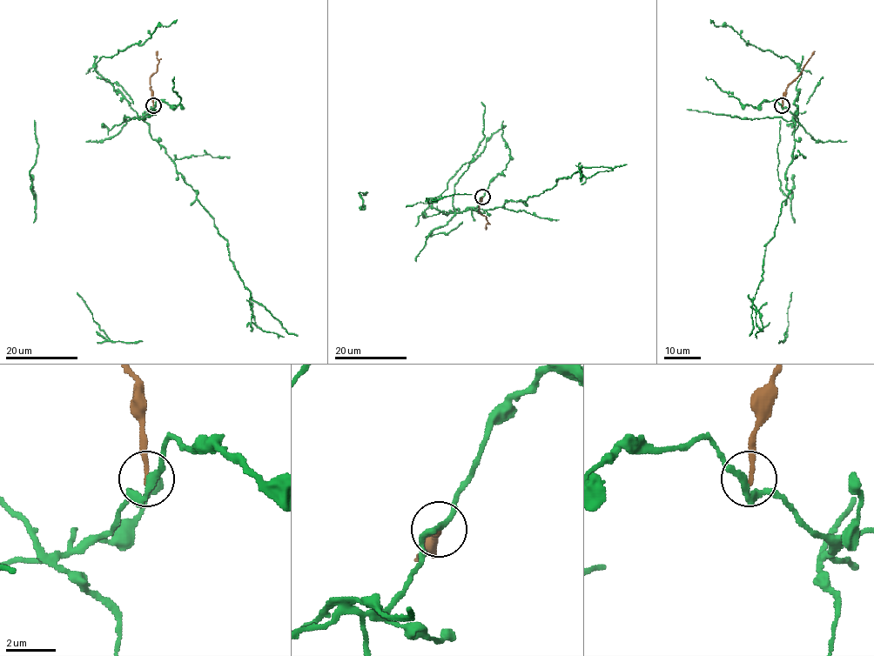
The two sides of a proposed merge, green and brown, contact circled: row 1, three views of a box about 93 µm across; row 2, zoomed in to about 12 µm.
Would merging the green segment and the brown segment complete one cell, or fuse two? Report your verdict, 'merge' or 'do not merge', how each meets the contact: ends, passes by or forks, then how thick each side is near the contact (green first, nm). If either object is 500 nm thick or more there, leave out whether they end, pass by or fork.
do not merge; green passes by; brown ends there; 220 nm thick on the green side, 190 nm on the other

